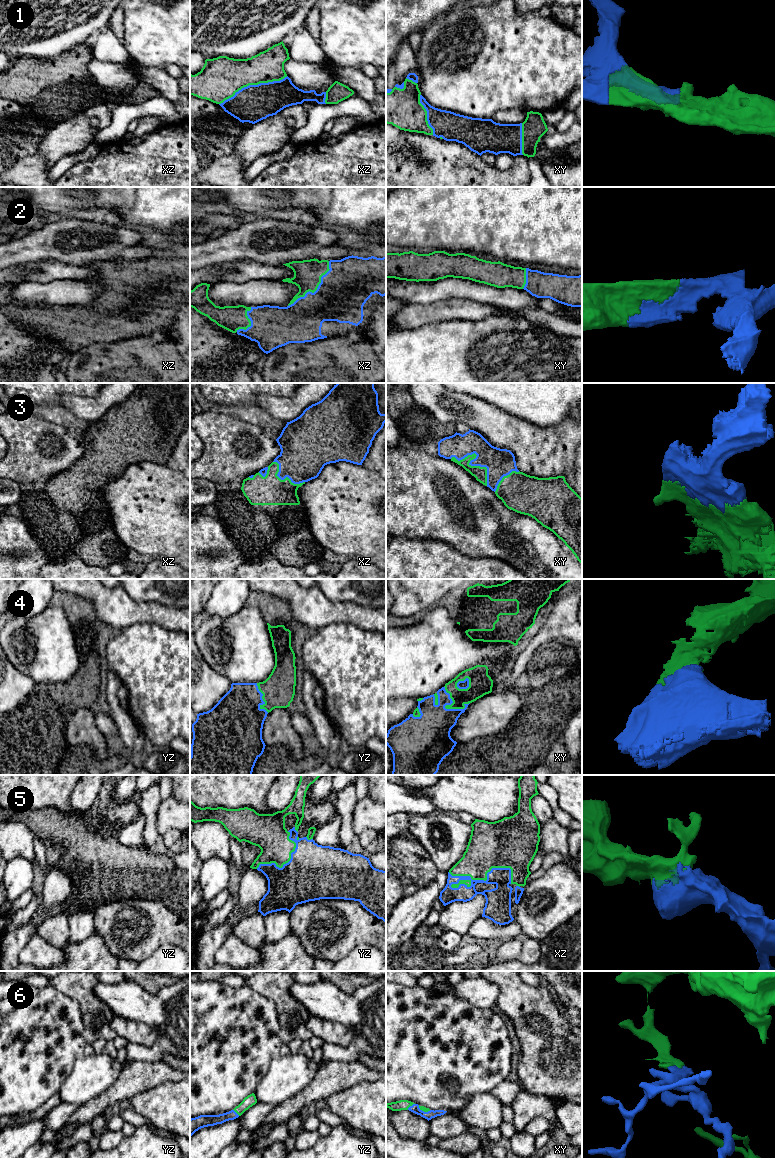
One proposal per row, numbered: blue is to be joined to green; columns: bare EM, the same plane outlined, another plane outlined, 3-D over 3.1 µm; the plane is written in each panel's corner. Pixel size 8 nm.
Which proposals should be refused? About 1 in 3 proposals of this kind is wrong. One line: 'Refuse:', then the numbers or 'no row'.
Refuse: no row

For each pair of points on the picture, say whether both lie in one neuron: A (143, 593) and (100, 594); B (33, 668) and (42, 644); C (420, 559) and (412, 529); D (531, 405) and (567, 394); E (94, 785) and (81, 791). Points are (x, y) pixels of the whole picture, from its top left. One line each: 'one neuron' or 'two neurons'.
A: two neurons
B: one neuron
C: two neurons
D: one neuron
E: one neuron

